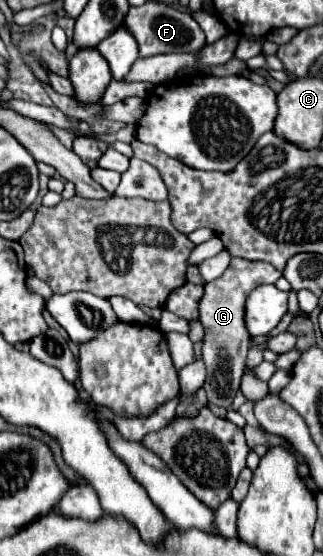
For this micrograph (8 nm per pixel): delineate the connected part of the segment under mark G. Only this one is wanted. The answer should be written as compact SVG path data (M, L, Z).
M233 257L225 273L205 285L205 293L199 301L199 321L205 329L201 357L207 367L207 379L203 387L211 403L219 407L229 407L233 403L233 397L239 391L241 377L245 373L245 359L251 339L245 325L245 301L253 287L275 283L279 277L281 273L265 261L247 261L241 257Z

